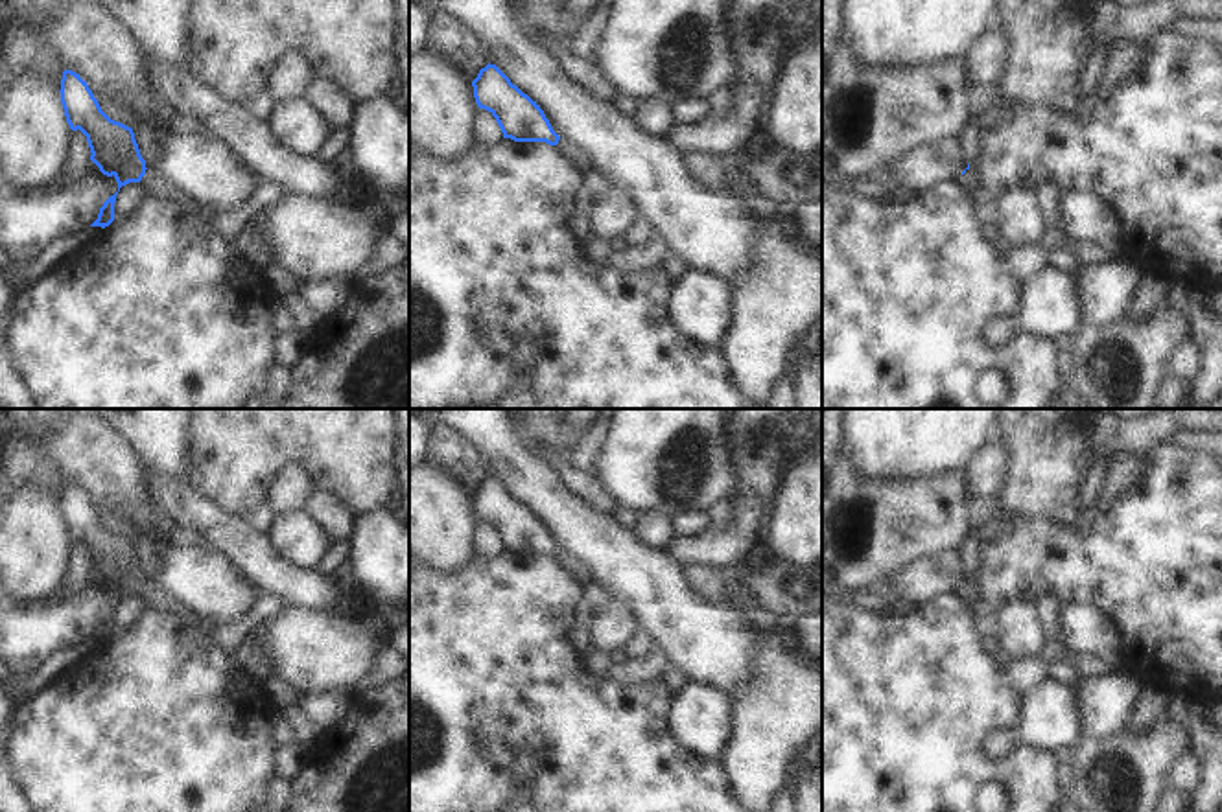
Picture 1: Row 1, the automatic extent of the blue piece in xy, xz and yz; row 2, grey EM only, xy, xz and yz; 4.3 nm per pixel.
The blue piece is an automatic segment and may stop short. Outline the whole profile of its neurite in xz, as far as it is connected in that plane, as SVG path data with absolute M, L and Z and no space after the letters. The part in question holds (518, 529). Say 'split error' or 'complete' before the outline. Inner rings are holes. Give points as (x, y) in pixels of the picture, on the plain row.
split error; M488 475L481 481L472 499L477 519L496 530L503 551L514 554L546 554L555 558L577 582L590 580L588 569L560 551L540 517L512 497L496 477Z

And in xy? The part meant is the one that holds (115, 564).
split error; M65 482L59 505L70 541L79 541L87 549L90 573L103 587L116 591L118 604L129 595L140 595L157 611L170 611L179 617L188 613L146 580L133 541L111 532L101 523L79 486Z

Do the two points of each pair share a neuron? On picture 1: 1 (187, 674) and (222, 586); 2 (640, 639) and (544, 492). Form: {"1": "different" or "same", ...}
{"1": "different", "2": "different"}

